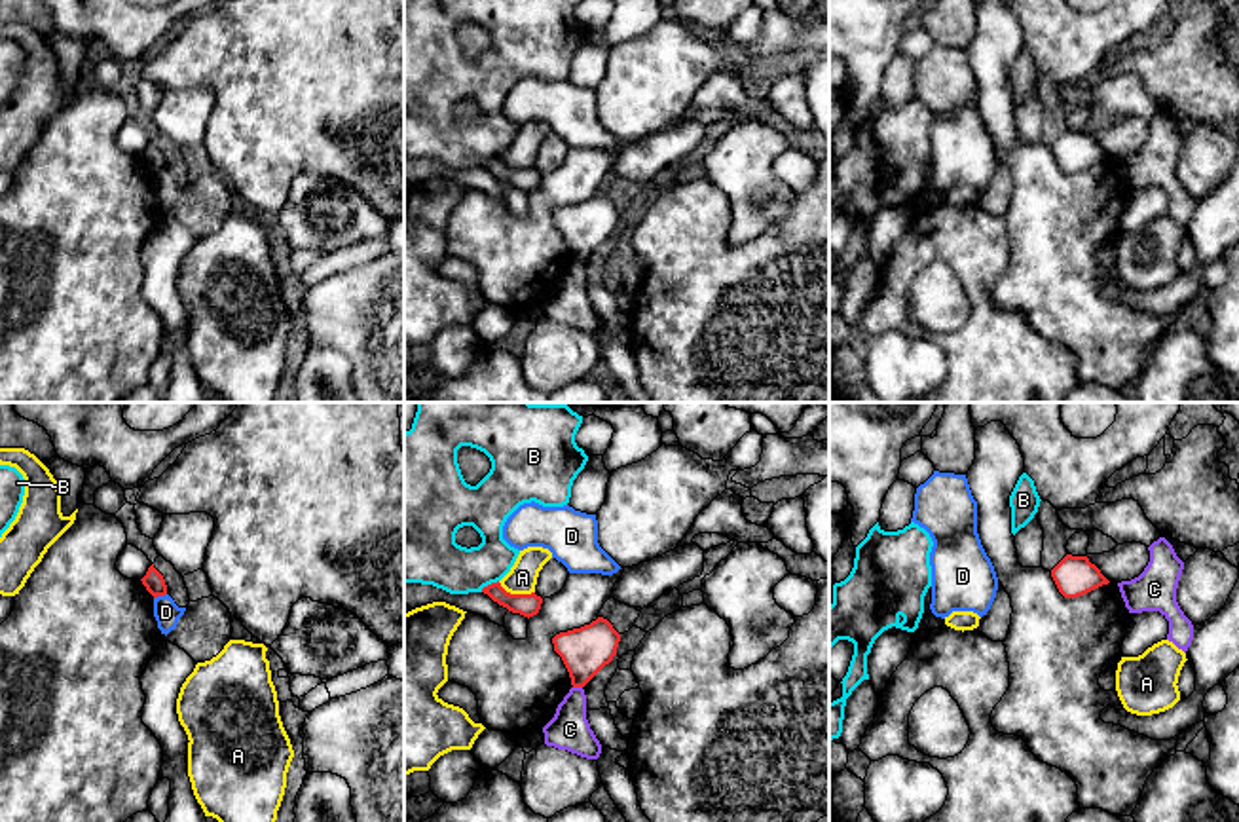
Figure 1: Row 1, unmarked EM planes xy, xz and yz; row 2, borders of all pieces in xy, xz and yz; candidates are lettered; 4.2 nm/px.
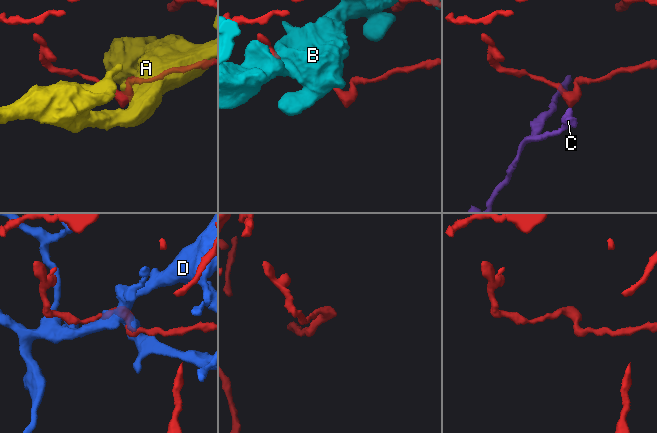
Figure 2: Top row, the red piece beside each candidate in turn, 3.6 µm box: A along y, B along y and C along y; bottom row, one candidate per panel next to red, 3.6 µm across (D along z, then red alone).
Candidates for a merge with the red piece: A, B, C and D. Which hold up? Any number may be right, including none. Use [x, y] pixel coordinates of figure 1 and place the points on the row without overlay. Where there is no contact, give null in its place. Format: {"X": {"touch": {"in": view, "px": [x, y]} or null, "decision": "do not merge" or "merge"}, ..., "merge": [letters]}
{"A": {"touch": {"in": "xz", "px": [517, 169]}, "decision": "do not merge"}, "B": {"touch": {"in": "xz", "px": [488, 160]}, "decision": "do not merge"}, "C": {"touch": {"in": "xz", "px": [577, 261]}, "decision": "do not merge"}, "D": {"touch": {"in": "xy", "px": [160, 169]}, "decision": "do not merge"}, "merge": []}

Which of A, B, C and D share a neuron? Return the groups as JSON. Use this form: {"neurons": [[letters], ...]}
{"neurons": [["A"], ["B"], ["C"], ["D"]]}

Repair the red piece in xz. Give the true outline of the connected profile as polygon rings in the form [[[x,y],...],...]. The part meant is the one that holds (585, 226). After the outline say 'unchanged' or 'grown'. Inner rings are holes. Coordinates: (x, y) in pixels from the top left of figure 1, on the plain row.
[[[603,192],[552,213],[554,226],[562,232],[573,262],[584,262],[609,239],[617,230],[619,216],[620,209]]]; unchanged

